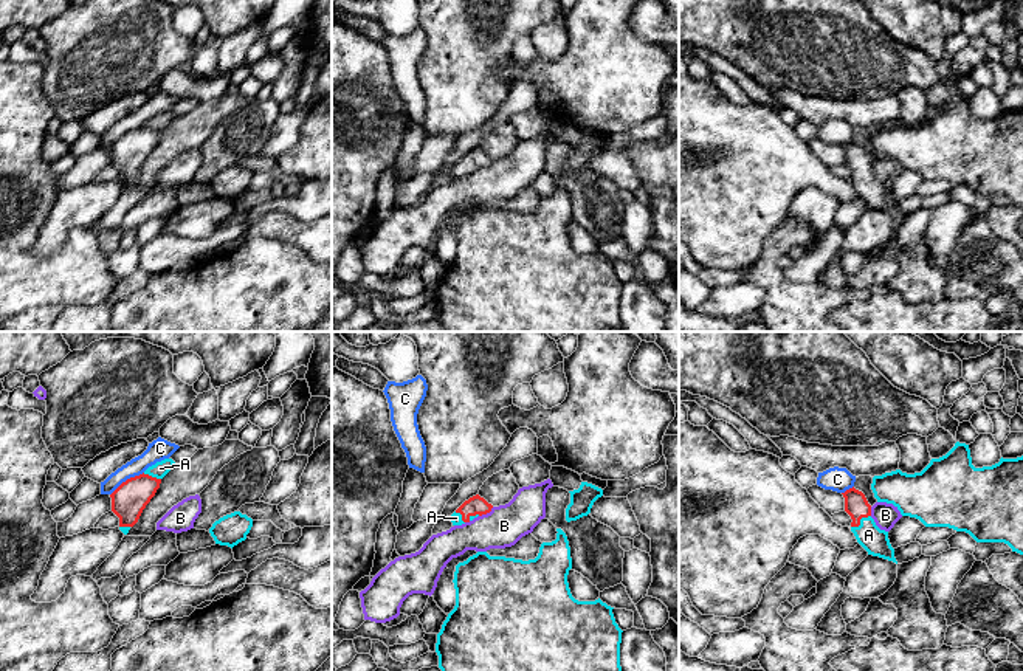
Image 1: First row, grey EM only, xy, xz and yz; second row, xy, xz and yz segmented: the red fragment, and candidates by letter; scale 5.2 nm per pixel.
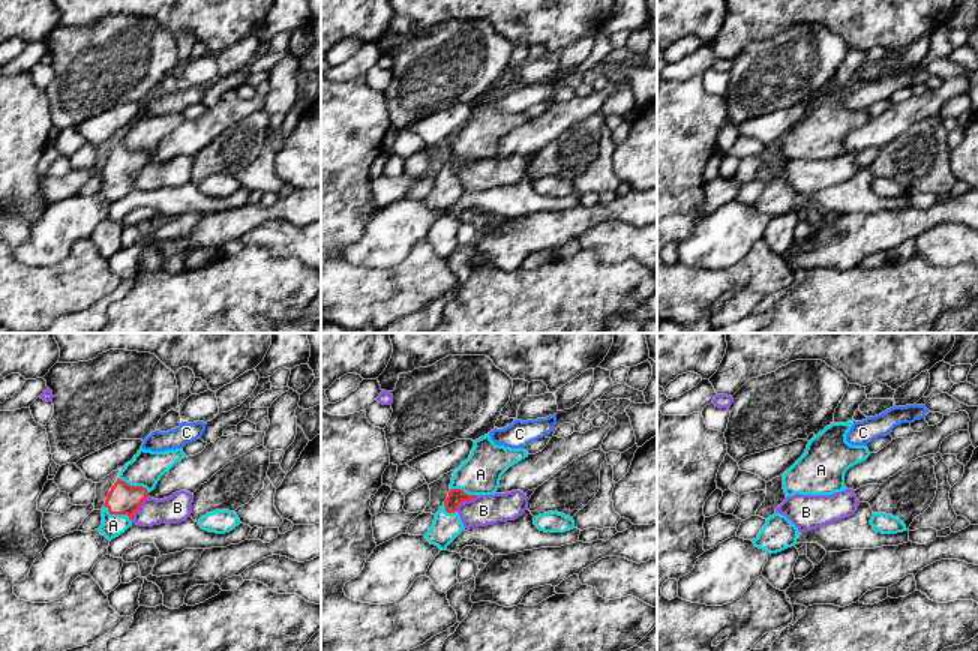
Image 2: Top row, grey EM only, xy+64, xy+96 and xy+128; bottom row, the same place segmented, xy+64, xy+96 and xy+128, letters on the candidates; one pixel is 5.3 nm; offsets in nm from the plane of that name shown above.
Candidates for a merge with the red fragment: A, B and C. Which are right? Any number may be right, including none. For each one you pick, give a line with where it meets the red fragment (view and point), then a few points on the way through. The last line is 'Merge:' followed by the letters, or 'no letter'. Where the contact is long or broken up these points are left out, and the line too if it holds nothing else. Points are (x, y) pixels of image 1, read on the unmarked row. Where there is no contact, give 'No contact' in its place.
A: Touches red at yz (859, 174). Path across: yz (856, 158), (859, 161), (859, 174), (868, 188)
Merge: A

